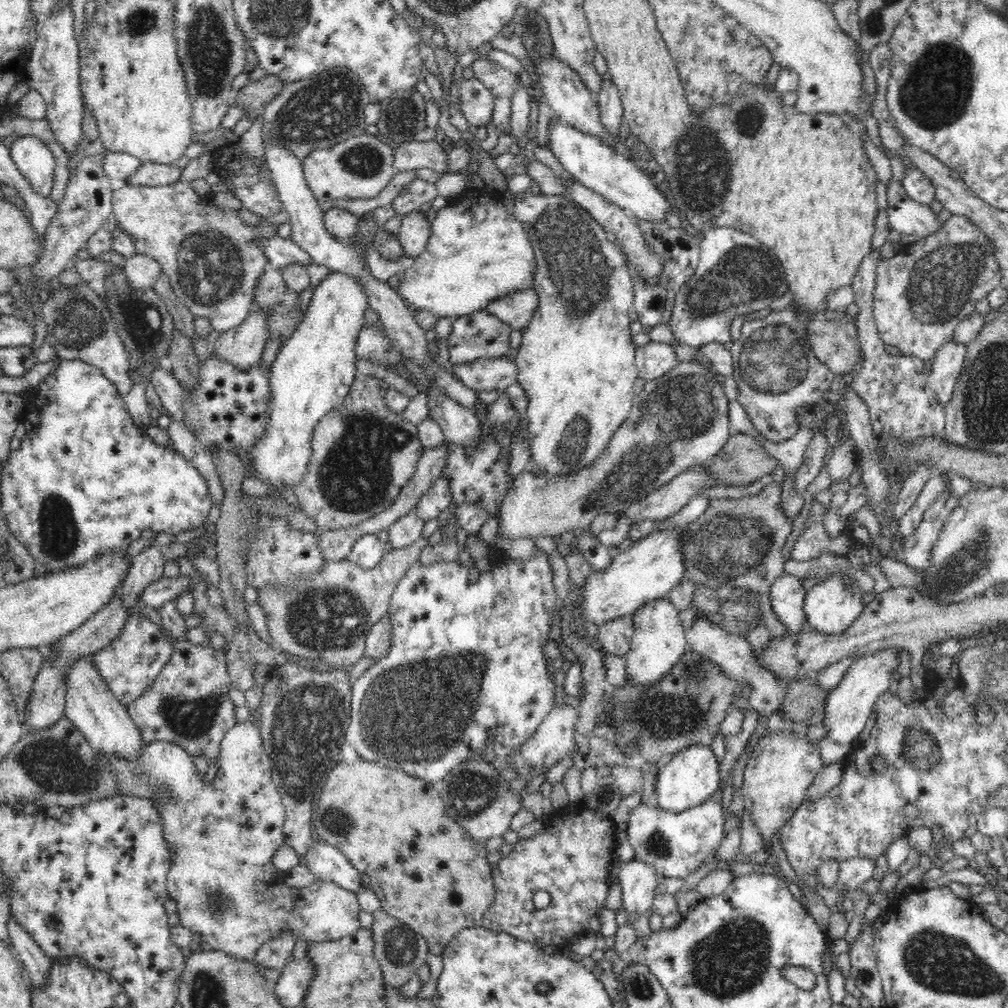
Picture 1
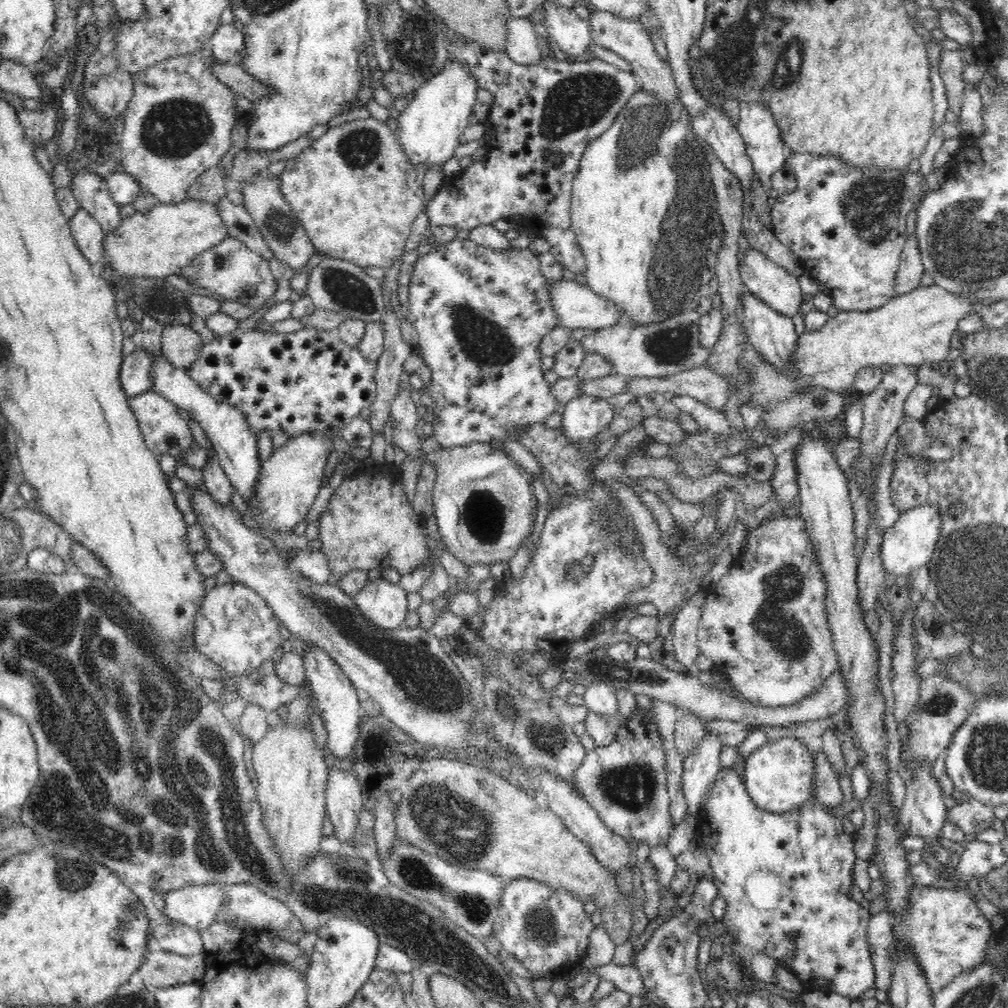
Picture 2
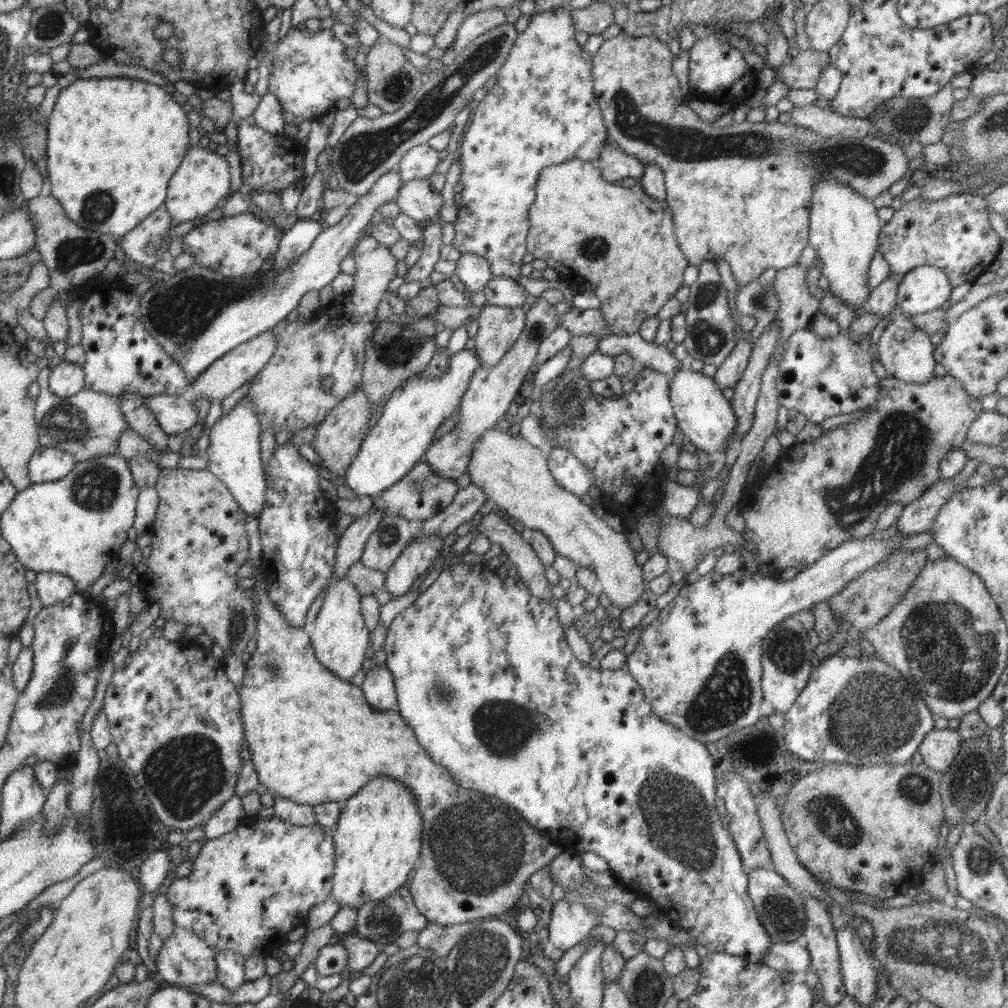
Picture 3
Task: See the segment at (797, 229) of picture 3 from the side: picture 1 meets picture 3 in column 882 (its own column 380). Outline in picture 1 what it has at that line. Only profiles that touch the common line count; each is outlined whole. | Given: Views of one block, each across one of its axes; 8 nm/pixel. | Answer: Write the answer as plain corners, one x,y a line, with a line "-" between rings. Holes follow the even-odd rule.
366,133
331,148
314,150
301,162
306,183
317,202
338,198
374,198
397,173
394,165
395,149
382,138

